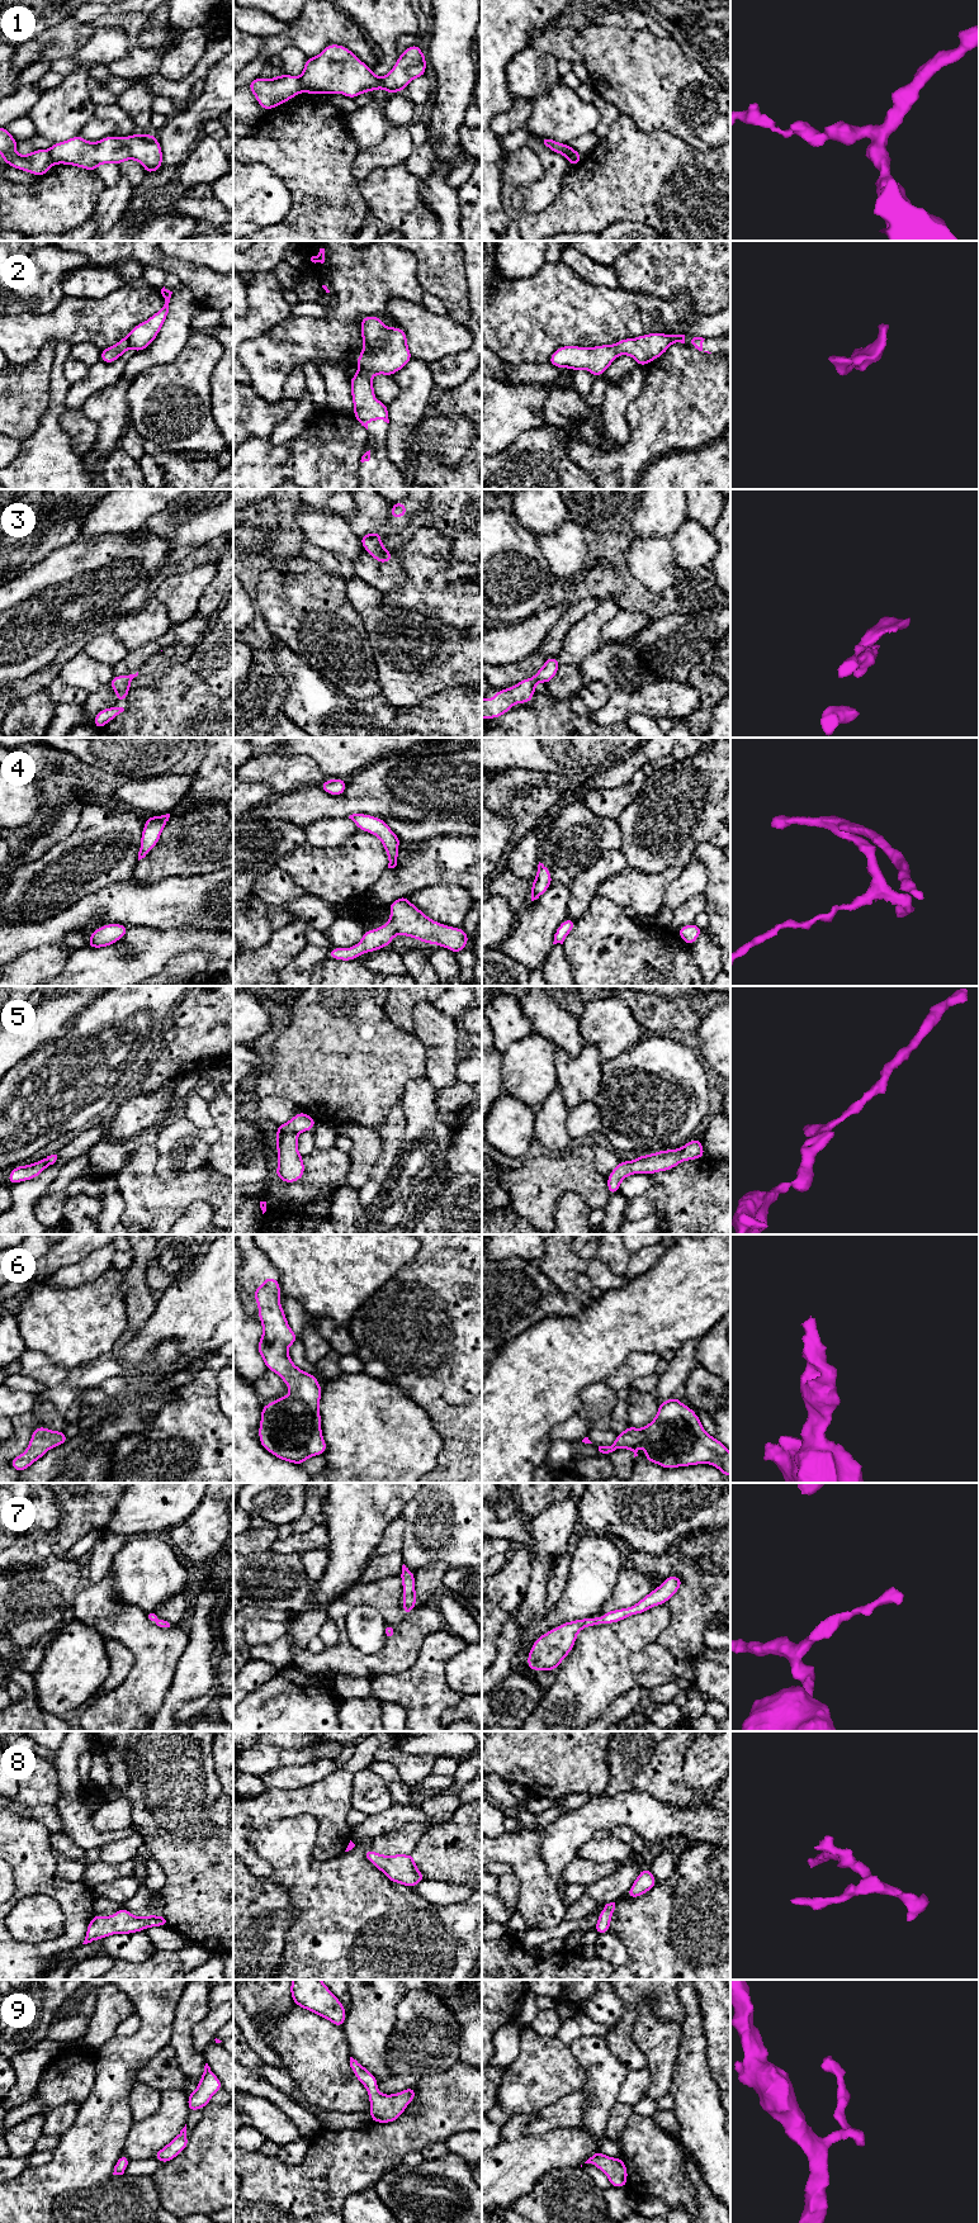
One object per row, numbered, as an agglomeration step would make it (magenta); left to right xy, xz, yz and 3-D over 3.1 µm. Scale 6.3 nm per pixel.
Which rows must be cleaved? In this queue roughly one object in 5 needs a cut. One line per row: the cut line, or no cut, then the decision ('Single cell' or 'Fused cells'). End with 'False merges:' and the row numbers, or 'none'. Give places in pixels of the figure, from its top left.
1: Split along xy (47, 150), (53, 164). Fused cells
2: No split. Single cell
3: No split. Single cell
4: No split. Single cell
5: No split. Single cell
6: No split. Single cell
7: No split. Single cell
8: No split. Single cell
9: No split. Single cell
False merges: 1

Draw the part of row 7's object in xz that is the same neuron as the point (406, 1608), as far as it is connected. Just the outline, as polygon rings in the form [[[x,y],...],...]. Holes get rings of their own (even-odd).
[[[405,1564],[399,1573],[403,1587],[403,1606],[402,1611],[405,1615],[410,1615],[413,1607],[417,1605],[416,1589],[415,1589],[415,1573],[412,1573]]]

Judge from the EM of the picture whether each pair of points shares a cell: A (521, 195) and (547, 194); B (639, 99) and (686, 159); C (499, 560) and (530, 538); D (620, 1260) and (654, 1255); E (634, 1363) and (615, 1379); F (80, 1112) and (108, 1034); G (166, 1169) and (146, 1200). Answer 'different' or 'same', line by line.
A: same
B: different
C: same
D: different
E: same
F: same
G: different

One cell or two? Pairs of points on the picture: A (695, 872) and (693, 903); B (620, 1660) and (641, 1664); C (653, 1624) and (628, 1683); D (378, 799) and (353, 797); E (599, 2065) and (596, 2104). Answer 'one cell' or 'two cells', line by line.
A: two cells
B: two cells
C: one cell
D: one cell
E: one cell

